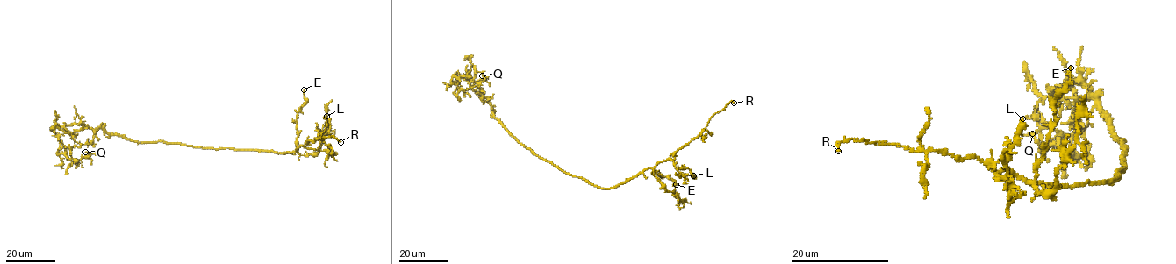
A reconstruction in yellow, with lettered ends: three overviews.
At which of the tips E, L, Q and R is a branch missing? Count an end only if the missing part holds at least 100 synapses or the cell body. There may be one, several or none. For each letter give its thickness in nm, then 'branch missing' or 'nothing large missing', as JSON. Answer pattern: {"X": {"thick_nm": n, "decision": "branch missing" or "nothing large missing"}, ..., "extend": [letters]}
{"E": {"thick_nm": 130, "decision": "nothing large missing"}, "L": {"thick_nm": 170, "decision": "nothing large missing"}, "Q": {"thick_nm": 110, "decision": "nothing large missing"}, "R": {"thick_nm": 190, "decision": "branch missing"}, "extend": ["R"]}

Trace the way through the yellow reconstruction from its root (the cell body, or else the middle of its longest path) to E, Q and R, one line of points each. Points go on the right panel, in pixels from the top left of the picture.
E: (1124, 161), (1118, 175), (1105, 182), (1055, 188), (1029, 183), (1054, 123), (1053, 104), (1069, 81), (1071, 67)
Q: (1124, 161), (1125, 142), (1081, 83), (1065, 82), (1075, 97), (1086, 154), (1043, 146), (1032, 133)
R: (1124, 161), (1114, 181), (1055, 188), (1028, 184), (973, 157), (851, 139), (839, 143), (838, 151)

